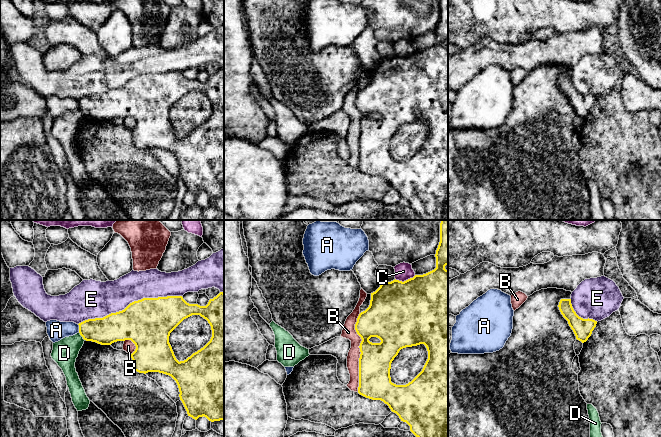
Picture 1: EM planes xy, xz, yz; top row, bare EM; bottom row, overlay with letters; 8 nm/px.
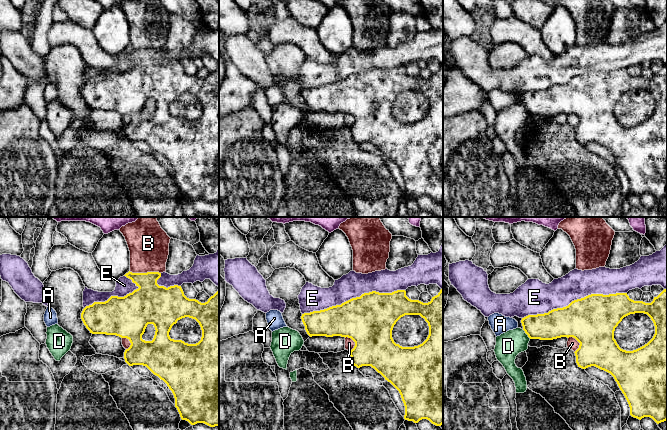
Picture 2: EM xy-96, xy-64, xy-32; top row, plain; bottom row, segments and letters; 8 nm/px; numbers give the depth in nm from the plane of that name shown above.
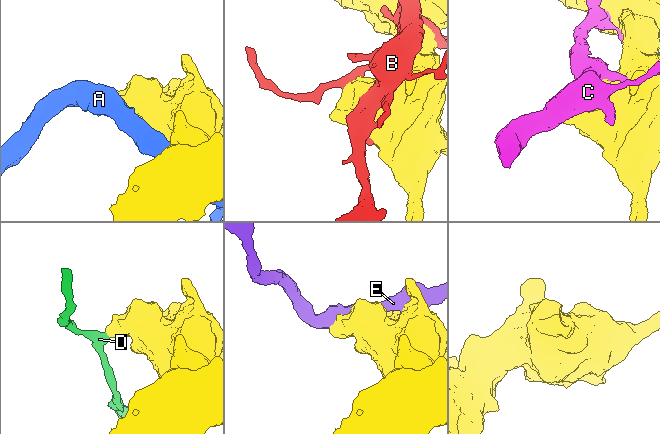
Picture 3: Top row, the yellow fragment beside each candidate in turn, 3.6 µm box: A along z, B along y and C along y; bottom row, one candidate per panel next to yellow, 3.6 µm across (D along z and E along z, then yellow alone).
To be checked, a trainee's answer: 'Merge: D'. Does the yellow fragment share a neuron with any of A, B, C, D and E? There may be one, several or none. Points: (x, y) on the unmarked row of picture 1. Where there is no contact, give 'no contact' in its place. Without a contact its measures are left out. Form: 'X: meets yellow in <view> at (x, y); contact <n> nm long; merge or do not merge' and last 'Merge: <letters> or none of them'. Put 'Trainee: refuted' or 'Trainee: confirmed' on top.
Trainee: refuted
A: meets yellow in xy at (79, 104); contact 70 nm long; do not merge
B: meets yellow in xz at (360, 127); contact 650 nm long; do not merge
C: meets yellow in xz at (406, 56); contact 170 nm long; do not merge
D: meets yellow in xy at (81, 111); contact 80 nm long; do not merge
E: meets yellow in xy at (130, 79); contact 850 nm long; do not merge
Merge: none of them

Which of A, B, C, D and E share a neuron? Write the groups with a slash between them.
A / B / C / D / E

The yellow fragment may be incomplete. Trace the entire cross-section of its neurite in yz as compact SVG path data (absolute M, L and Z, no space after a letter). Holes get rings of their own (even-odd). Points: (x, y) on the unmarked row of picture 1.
M561 75L558 83L563 93L568 97L576 115L582 119L586 118L596 103L597 97L579 93L572 83L571 75Z

